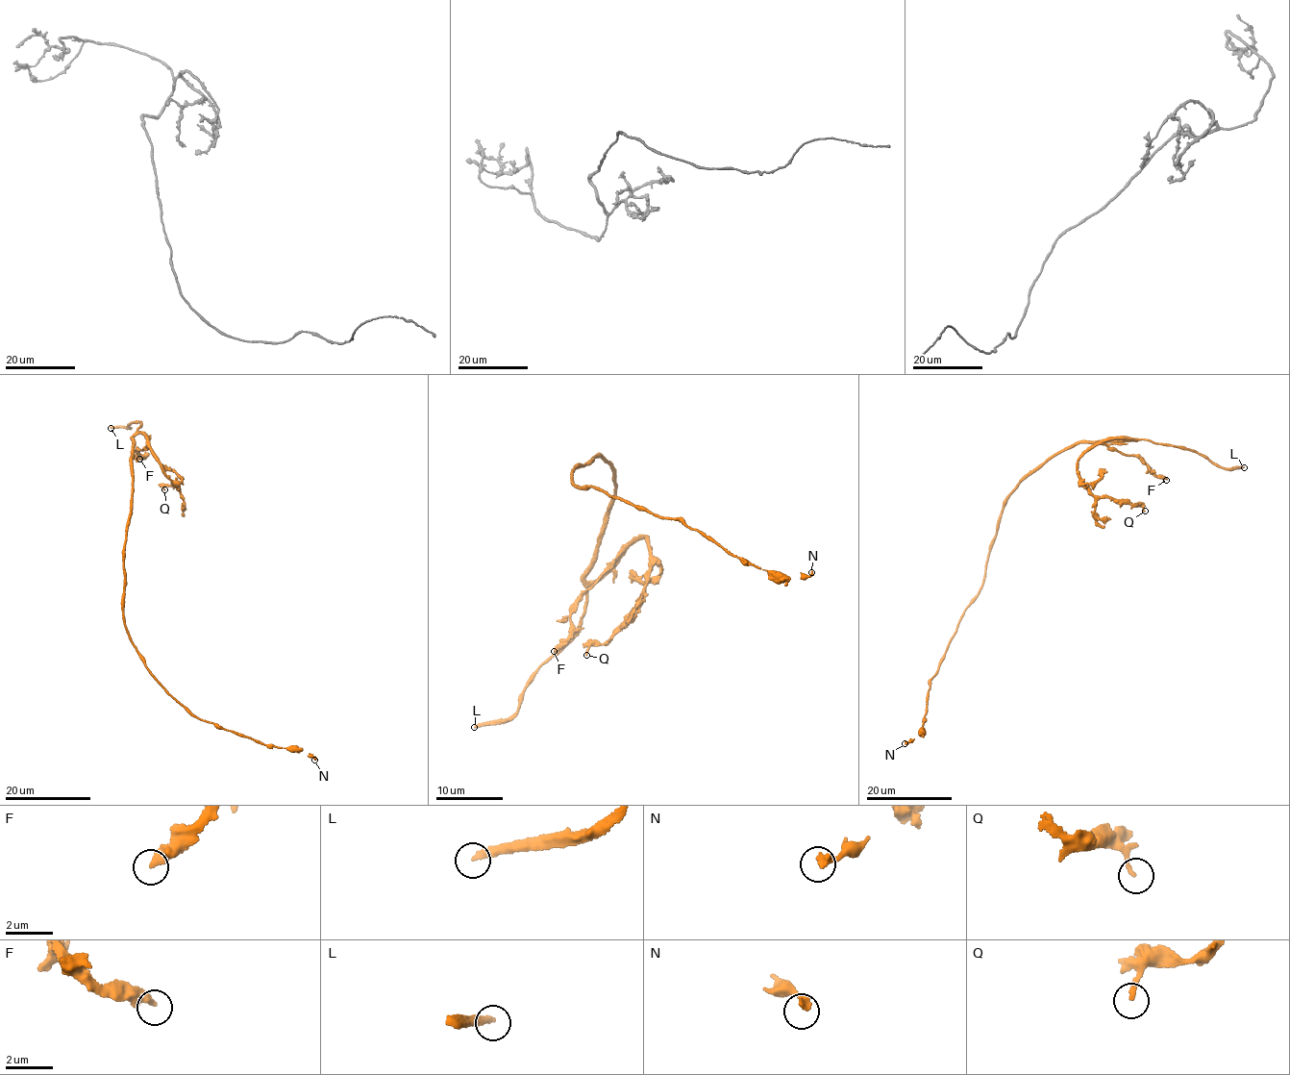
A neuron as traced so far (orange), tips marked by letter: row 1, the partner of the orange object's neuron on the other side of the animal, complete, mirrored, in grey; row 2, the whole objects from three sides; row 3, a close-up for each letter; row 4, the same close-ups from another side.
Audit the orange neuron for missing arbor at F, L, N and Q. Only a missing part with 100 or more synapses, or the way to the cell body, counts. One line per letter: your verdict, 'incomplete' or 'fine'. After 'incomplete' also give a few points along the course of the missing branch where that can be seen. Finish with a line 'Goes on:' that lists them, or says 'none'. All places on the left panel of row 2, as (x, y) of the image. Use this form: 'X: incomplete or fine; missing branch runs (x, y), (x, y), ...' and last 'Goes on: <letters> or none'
F: fine
L: incomplete
N: fine
Q: fine
Goes on: L

